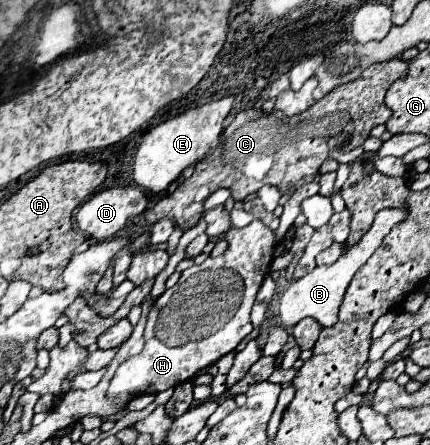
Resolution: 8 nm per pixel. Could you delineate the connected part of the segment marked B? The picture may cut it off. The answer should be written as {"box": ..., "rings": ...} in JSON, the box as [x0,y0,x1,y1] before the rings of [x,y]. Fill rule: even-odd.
{"box":[277,209,405,329],"rings":[[[383,209],[375,215],[375,221],[371,225],[371,229],[361,237],[361,241],[357,245],[353,245],[347,253],[343,253],[333,265],[325,265],[325,267],[315,267],[313,273],[301,277],[299,281],[293,281],[281,301],[279,301],[279,313],[277,313],[277,323],[285,329],[295,327],[301,319],[305,317],[313,317],[321,327],[331,327],[337,323],[337,313],[339,313],[339,305],[343,301],[343,295],[355,275],[355,271],[367,263],[367,259],[375,253],[375,249],[381,245],[383,237],[391,231],[393,225],[397,225],[399,221],[405,219],[405,209]]]}

